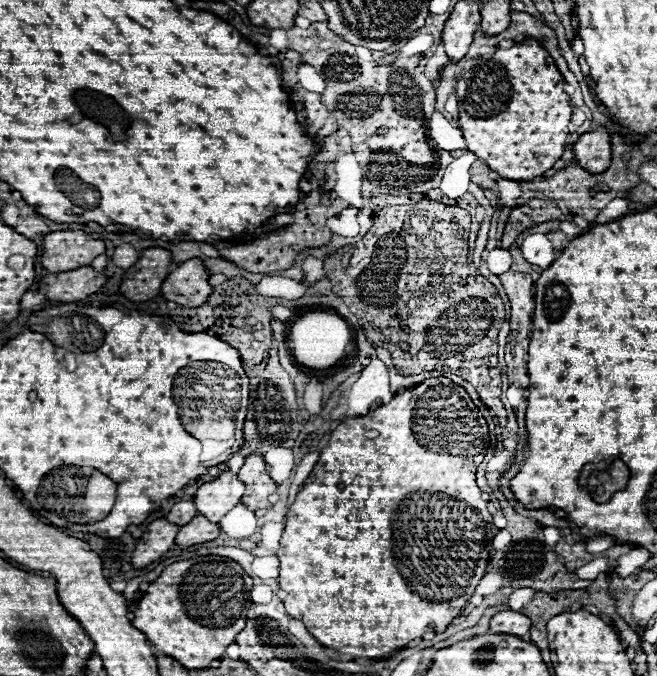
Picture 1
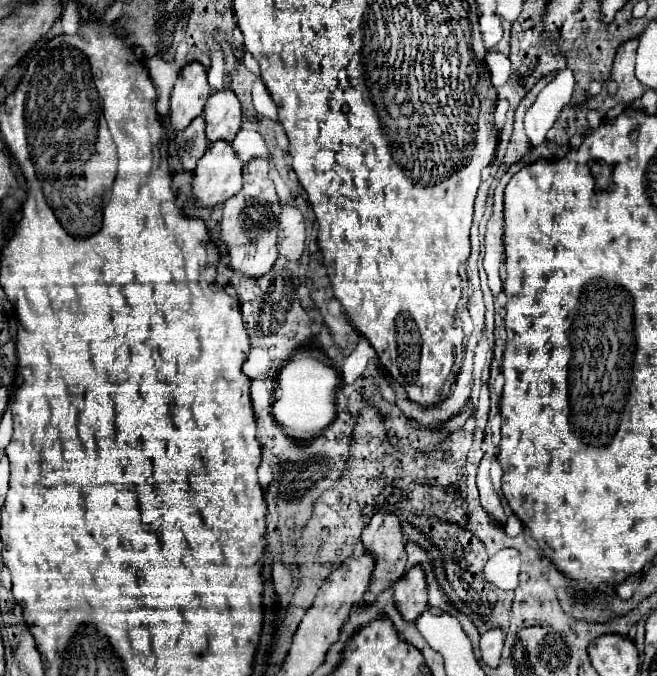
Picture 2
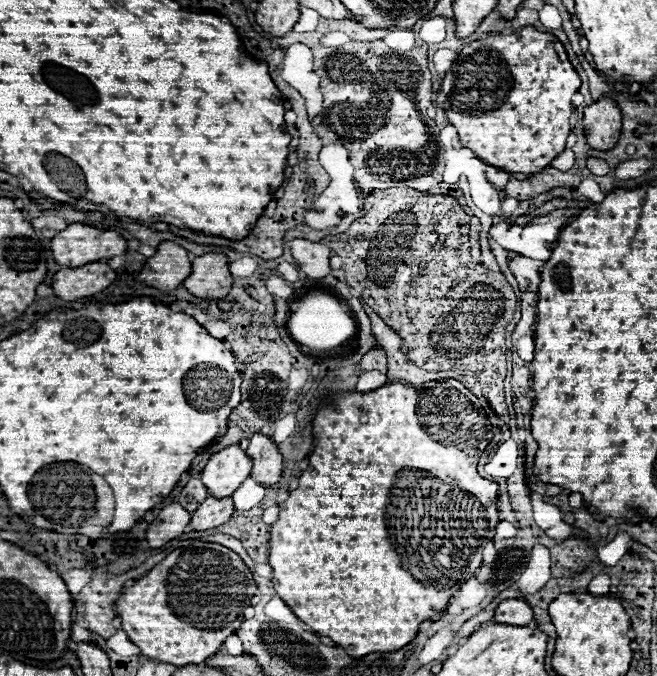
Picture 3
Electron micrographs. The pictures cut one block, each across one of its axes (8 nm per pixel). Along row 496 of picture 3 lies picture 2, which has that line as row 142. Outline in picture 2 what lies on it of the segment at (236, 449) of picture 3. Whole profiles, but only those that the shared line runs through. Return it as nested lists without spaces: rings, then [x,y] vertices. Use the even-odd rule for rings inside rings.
[[[214,142],[200,158],[192,196],[196,208],[214,208],[232,198],[242,186],[242,166],[228,142]]]

